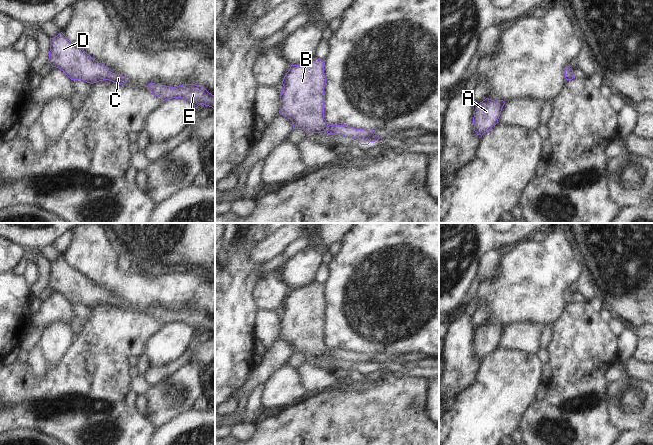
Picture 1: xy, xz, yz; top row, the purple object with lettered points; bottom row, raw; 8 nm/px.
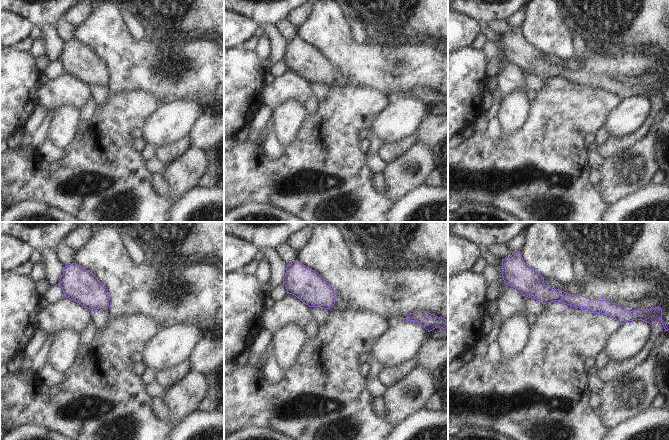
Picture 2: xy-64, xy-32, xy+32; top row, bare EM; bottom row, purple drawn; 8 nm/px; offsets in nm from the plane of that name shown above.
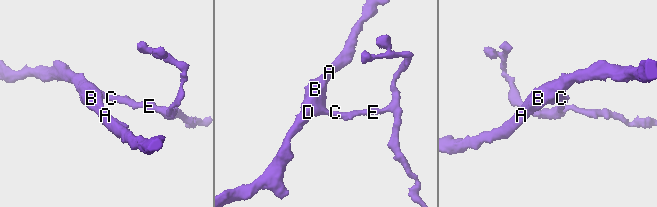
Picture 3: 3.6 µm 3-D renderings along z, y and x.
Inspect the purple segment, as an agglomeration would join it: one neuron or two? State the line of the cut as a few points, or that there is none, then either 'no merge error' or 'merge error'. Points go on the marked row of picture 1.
no cut | no merge error

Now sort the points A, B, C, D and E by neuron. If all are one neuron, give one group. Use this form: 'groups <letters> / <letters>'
groups A B C D E

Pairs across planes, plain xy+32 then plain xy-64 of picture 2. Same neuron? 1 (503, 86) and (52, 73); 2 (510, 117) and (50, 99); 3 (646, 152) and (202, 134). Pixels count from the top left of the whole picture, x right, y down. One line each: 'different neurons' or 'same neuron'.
1: different neurons
2: different neurons
3: different neurons

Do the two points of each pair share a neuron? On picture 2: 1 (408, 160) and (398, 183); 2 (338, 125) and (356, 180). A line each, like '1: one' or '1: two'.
1: one
2: one

